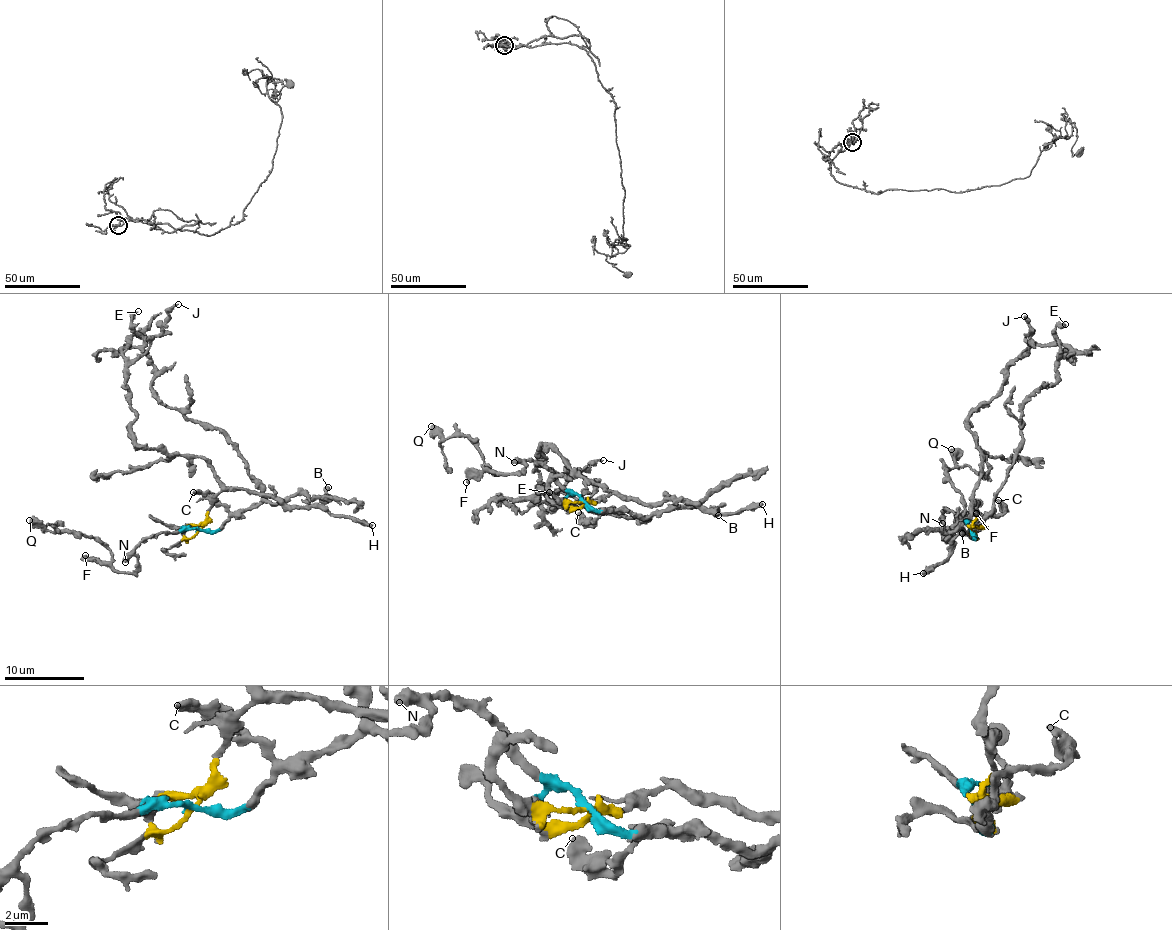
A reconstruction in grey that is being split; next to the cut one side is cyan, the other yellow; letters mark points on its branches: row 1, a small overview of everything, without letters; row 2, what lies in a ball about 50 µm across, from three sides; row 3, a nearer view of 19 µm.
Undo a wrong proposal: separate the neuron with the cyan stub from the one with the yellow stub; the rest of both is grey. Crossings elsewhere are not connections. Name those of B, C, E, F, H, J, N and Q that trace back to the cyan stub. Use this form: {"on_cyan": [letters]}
{"on_cyan": ["C", "E", "F", "N", "Q"]}

